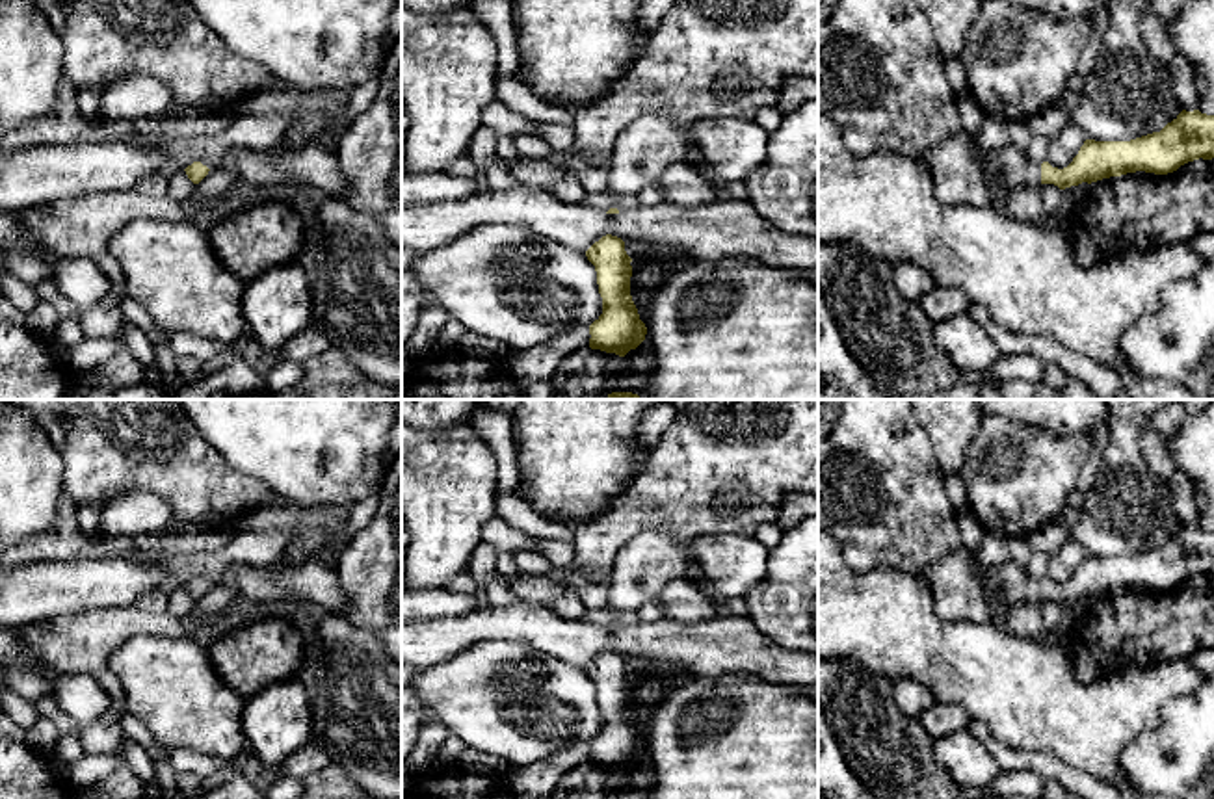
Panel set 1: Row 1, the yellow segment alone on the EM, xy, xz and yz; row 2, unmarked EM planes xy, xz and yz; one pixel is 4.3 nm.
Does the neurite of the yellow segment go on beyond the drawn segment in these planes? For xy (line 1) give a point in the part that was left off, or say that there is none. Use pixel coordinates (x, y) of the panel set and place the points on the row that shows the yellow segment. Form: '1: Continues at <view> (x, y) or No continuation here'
1: No continuation here

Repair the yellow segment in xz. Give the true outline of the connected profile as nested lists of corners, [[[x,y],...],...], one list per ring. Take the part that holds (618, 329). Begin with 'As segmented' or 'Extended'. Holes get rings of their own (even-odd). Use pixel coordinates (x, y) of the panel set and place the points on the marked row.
As segmented. [[[606,234],[586,251],[595,266],[602,314],[589,325],[589,347],[625,357],[647,334],[630,295],[632,258],[625,242]]]

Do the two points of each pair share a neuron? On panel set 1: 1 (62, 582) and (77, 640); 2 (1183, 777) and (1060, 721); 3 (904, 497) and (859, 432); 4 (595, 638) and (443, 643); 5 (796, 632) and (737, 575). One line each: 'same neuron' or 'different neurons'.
1: different neurons
2: different neurons
3: same neuron
4: same neuron
5: different neurons

